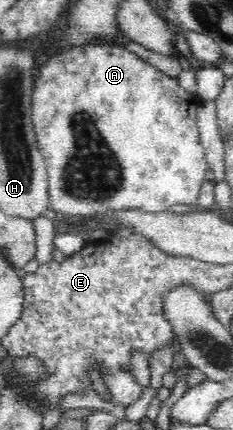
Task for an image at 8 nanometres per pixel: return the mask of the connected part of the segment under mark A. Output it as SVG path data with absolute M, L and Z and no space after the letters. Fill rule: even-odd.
M91 43L85 45L85 49L71 49L67 53L55 55L51 61L47 61L41 67L41 73L38 72L34 79L30 104L34 135L45 160L46 191L48 191L51 214L55 212L55 214L61 213L61 215L81 215L81 217L93 217L105 221L107 215L121 214L122 212L155 214L169 211L173 205L187 205L191 210L197 209L197 197L199 197L202 183L206 181L204 175L208 168L200 144L200 131L196 120L196 111L200 102L200 97L184 90L177 78L165 75L155 65L124 47Z

